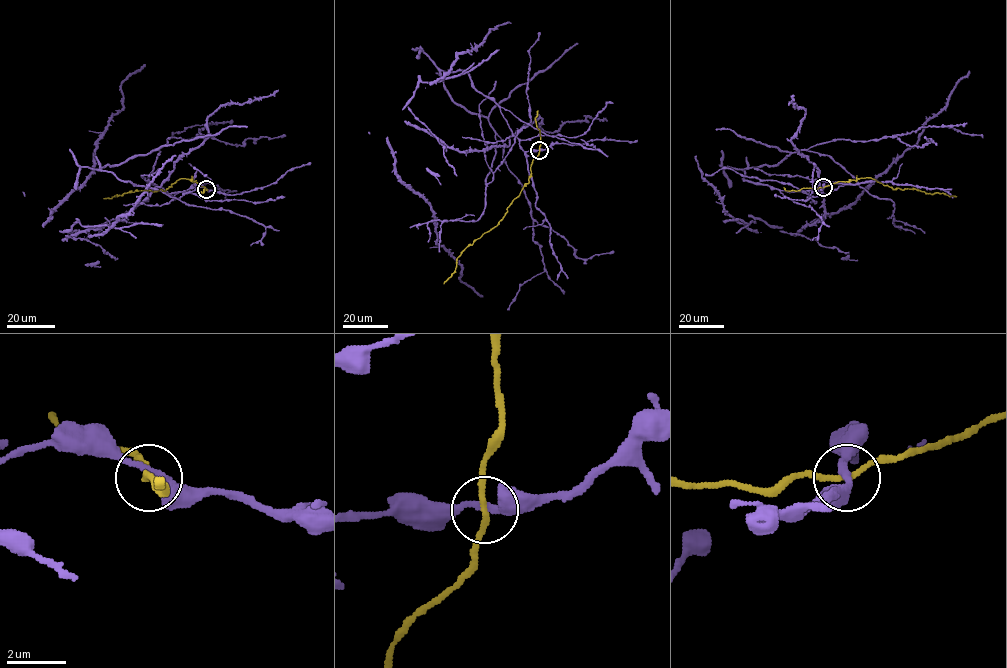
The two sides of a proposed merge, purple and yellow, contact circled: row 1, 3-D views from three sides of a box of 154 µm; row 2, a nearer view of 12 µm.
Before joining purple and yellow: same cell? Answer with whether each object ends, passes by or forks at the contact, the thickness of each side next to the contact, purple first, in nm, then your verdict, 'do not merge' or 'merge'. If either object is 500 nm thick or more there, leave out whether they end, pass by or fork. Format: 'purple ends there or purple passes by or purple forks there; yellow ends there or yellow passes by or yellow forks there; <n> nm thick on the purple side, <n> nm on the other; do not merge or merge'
purple passes by; yellow passes by; 240 nm thick on the purple side, 170 nm on the other; do not merge

